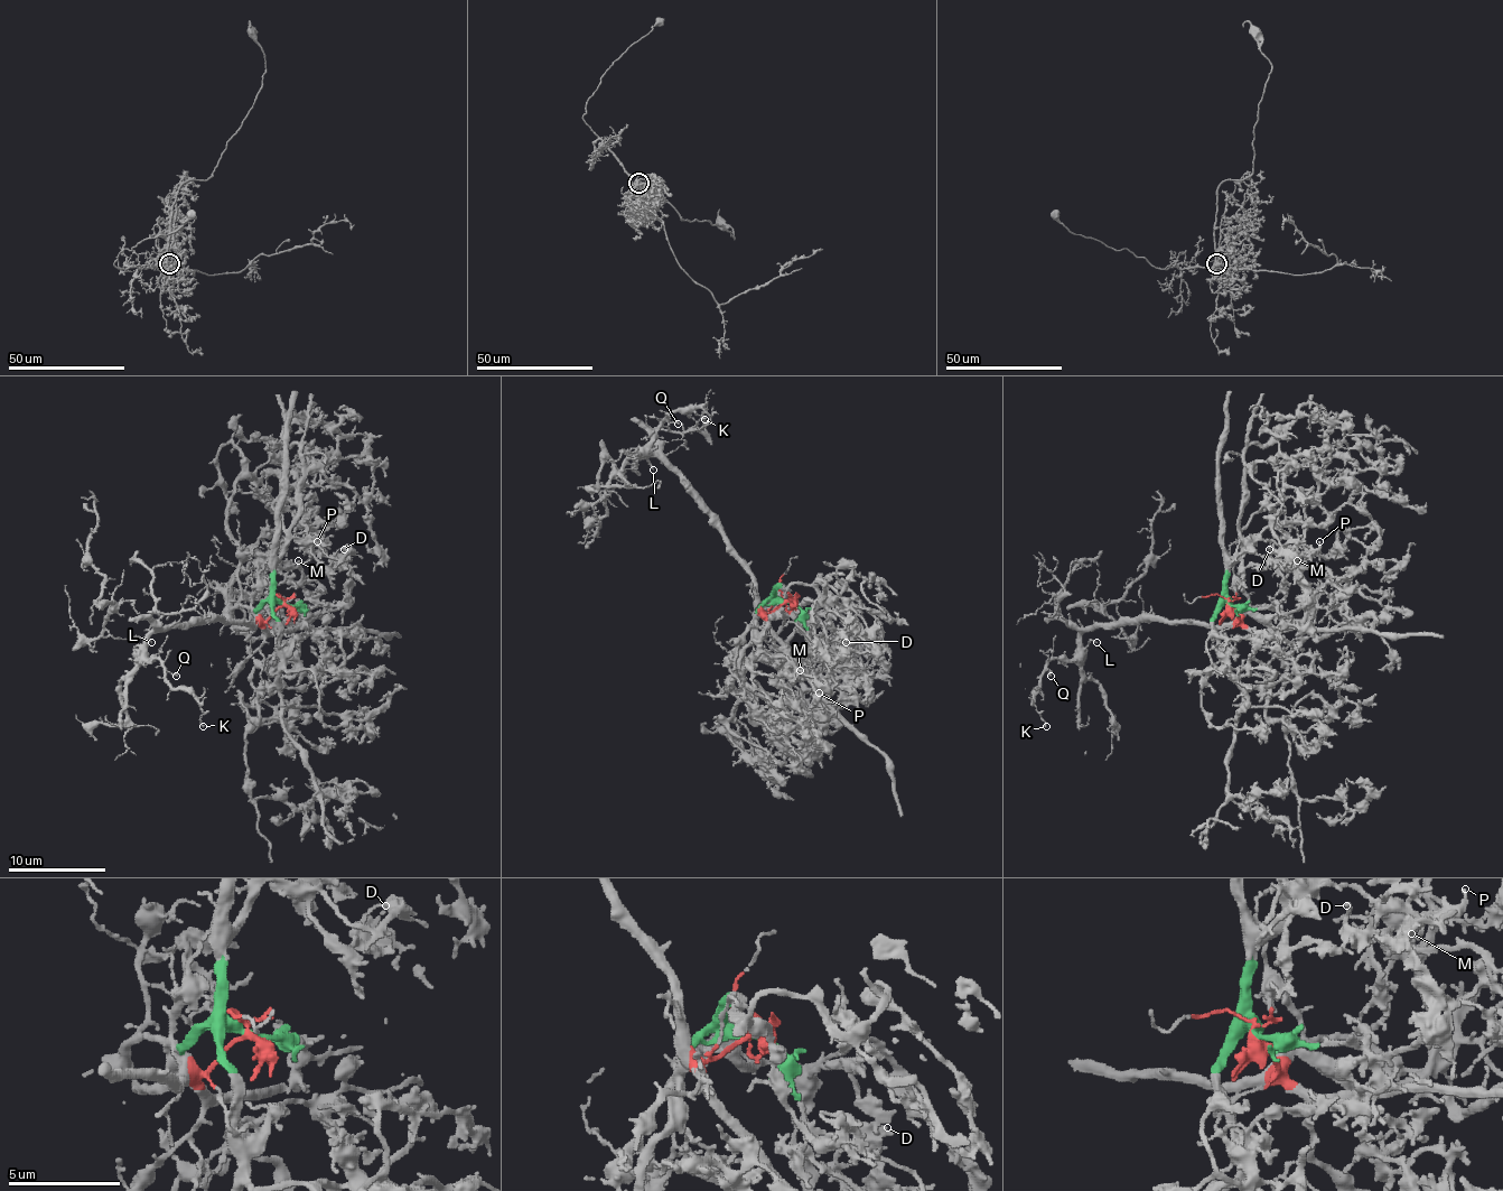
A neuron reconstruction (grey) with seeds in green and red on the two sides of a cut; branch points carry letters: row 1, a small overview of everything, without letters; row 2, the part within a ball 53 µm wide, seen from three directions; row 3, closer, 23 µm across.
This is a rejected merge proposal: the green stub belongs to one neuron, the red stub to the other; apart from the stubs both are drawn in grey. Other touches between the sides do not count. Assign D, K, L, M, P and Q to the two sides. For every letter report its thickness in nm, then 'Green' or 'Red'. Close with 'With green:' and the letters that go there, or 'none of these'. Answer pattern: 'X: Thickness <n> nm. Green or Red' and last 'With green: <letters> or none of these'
D: Thickness 130 nm. Green
K: Thickness 120 nm. Red
L: Thickness 120 nm. Red
M: Thickness 100 nm. Green
P: Thickness 150 nm. Green
Q: Thickness 150 nm. Red
With green: D, M, P

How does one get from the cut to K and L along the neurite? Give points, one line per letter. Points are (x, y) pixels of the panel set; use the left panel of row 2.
K: (286, 605), (259, 625), (165, 625), (150, 636), (147, 657), (174, 688), (194, 696), (203, 727)
L: (286, 605), (259, 625), (203, 620), (165, 625), (152, 634), (147, 647), (152, 642)

